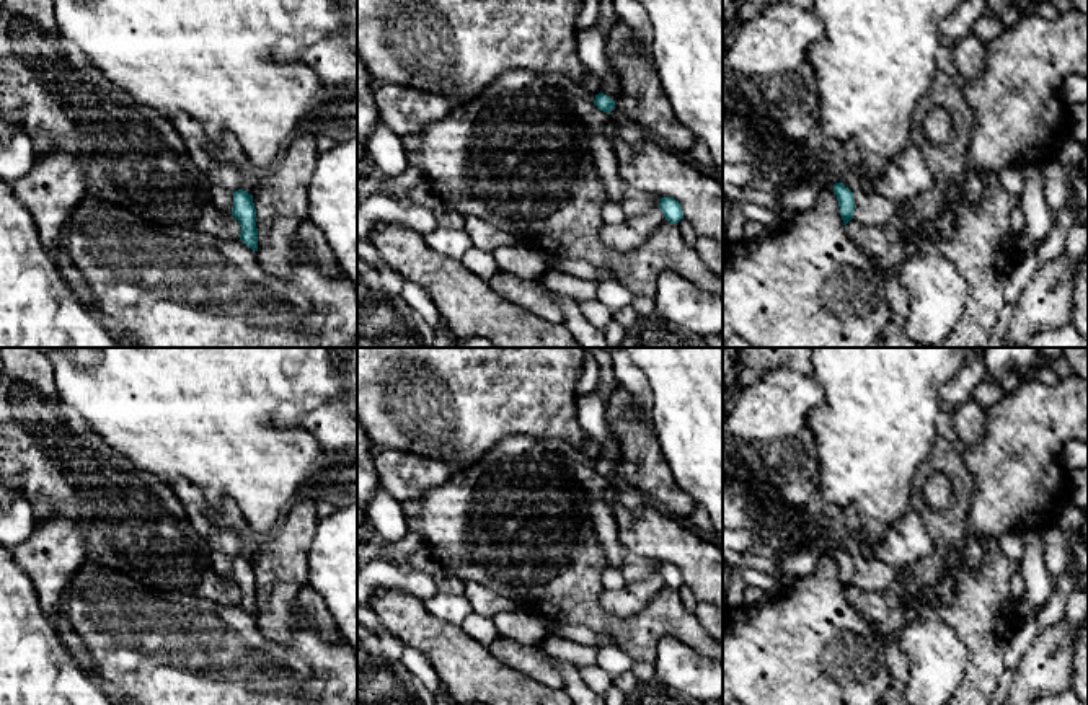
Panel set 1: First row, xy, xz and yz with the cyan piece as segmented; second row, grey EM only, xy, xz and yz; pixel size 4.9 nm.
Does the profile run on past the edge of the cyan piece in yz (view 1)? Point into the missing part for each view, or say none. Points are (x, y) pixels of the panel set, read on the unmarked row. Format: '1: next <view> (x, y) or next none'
1: next none

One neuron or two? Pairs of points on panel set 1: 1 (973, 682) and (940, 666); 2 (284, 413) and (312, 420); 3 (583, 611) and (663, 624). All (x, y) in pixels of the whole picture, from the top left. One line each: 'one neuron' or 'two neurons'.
1: two neurons
2: one neuron
3: one neuron

